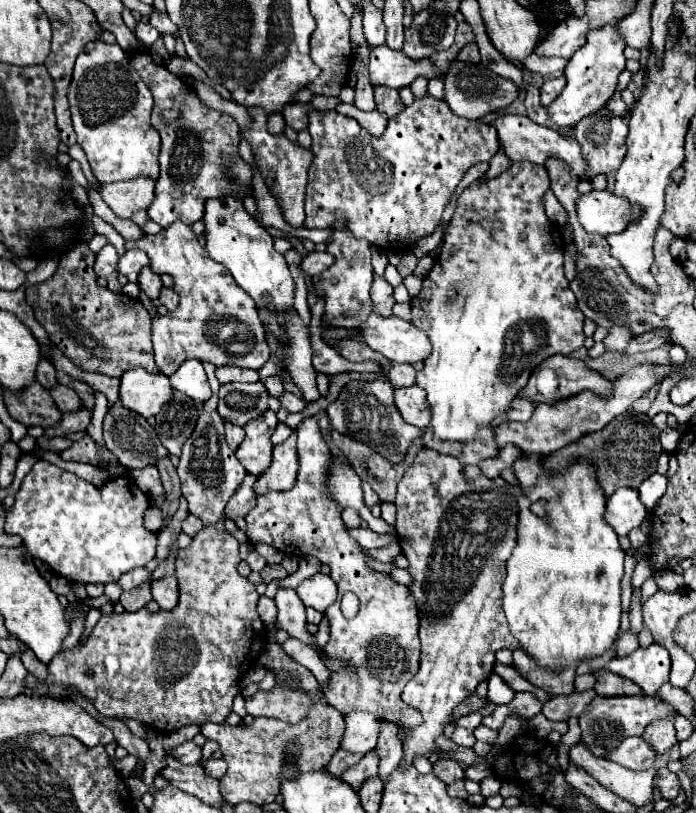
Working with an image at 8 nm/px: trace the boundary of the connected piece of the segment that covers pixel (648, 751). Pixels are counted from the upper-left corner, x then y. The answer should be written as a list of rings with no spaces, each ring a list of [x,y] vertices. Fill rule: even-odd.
[[[626,737],[616,749],[608,751],[604,757],[626,769],[642,771],[654,765],[656,753],[652,753],[652,747],[642,737]]]

